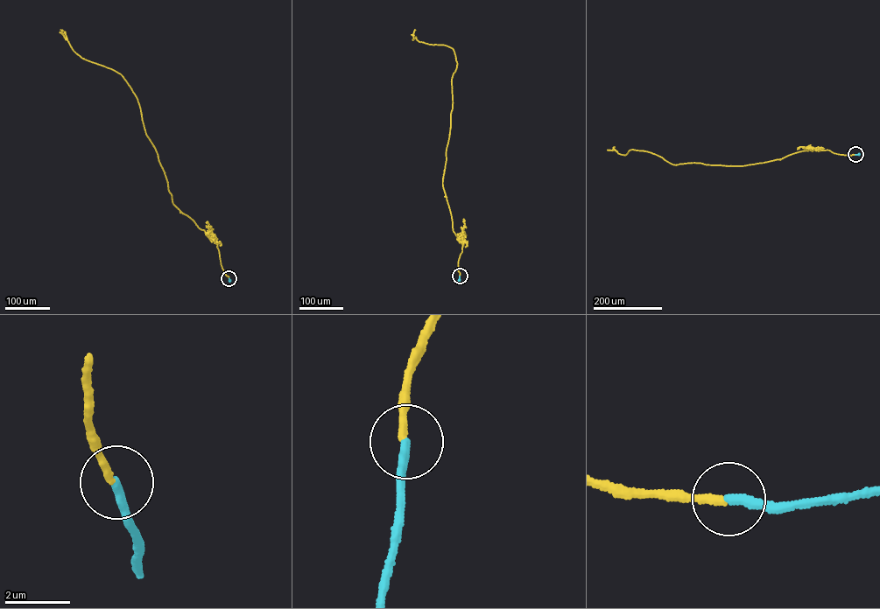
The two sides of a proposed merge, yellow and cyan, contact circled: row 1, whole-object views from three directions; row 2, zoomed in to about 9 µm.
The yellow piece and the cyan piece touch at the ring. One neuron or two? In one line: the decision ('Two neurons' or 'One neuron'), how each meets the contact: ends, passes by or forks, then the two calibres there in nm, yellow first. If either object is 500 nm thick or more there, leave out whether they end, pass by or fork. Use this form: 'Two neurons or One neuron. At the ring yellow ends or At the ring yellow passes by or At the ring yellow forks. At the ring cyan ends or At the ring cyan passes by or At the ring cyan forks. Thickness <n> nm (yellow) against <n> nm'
Two neurons. At the ring yellow ends. At the ring cyan ends. Thickness 240 nm (yellow) against 300 nm

